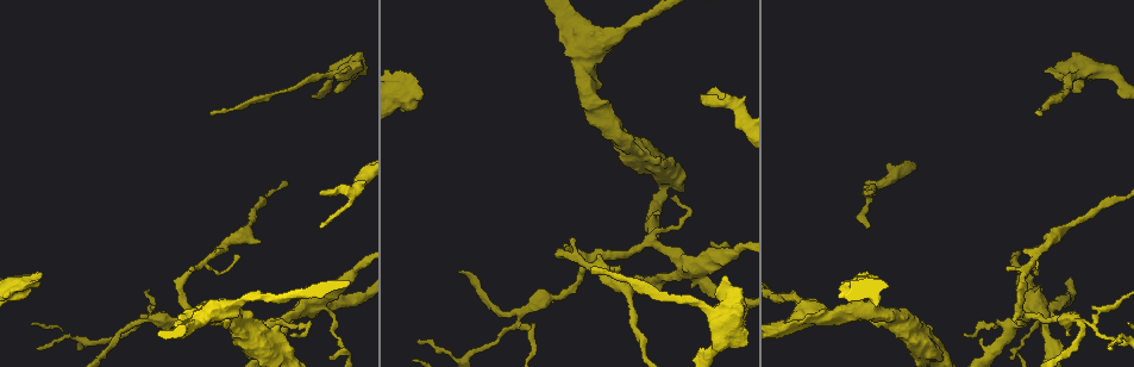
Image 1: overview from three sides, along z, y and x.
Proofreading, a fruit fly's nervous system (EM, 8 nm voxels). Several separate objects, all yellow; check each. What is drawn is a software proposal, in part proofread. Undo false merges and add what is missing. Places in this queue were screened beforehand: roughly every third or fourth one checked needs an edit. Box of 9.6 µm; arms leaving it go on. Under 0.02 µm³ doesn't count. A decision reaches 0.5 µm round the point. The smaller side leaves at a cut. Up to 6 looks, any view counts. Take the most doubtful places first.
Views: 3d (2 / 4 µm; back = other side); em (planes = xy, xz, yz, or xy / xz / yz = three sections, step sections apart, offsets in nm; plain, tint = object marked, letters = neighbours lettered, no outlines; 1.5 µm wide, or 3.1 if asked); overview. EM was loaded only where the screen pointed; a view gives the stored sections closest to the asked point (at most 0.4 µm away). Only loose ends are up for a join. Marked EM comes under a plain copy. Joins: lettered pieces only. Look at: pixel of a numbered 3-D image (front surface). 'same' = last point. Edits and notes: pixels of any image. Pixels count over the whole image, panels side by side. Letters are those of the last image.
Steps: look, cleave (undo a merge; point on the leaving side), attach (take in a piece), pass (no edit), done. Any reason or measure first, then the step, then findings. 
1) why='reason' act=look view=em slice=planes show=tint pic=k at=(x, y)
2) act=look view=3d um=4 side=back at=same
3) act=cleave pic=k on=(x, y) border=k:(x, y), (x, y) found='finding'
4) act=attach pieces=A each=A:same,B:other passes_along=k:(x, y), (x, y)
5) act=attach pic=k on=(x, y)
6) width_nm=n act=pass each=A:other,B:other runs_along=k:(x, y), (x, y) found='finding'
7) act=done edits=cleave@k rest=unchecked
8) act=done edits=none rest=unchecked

act=look view=3d um=2 pic=1 at=(417, 82)

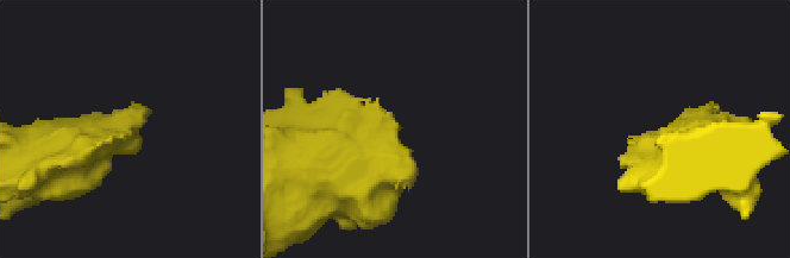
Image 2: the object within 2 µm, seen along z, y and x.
why='need the tissue' act=look view=em slice=planes show=letters pic=2 at=(652, 131)

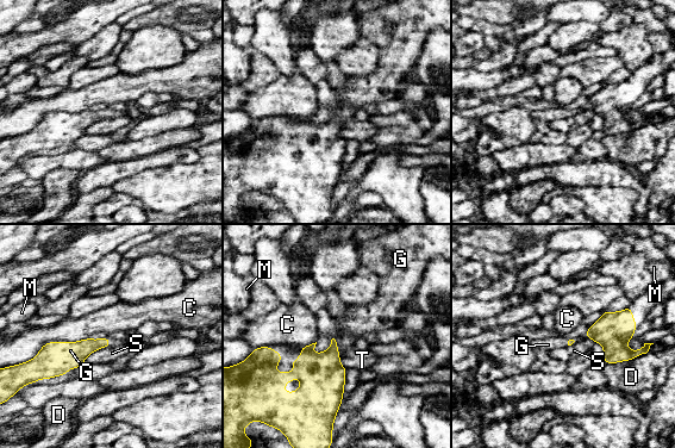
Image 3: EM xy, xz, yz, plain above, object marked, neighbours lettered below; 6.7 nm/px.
longest_contact=D:300nm act=attach pic=3 on=(355, 321) each=C:other,D:other,G:same,M:other,S:other,T:other passes_along=3:(322, 375), (336, 343), (355, 321) found='the cell continues'

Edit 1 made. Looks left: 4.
why='thick turns thin' act=look view=3d um=4 pic=1 at=(1035, 301)

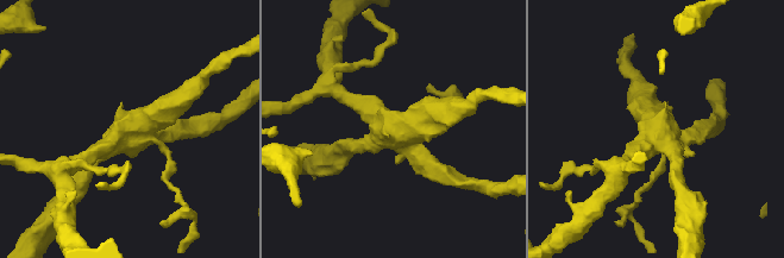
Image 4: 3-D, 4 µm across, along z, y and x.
why='need the tissue' act=look view=em slice=yz step=4 show=tint pic=4 at=(660, 123)

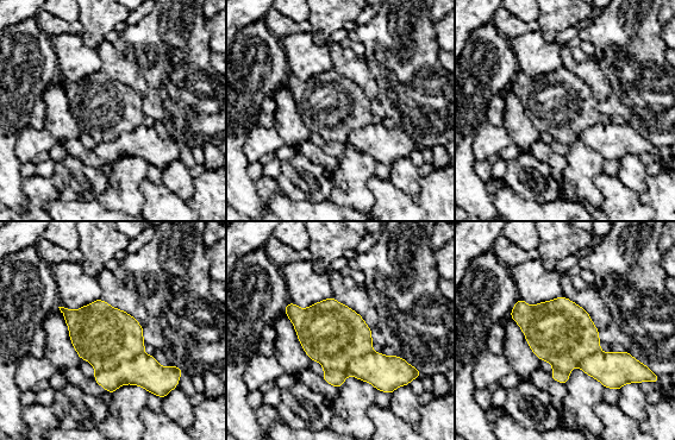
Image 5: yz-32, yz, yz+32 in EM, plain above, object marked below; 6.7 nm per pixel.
why='another direction' act=look view=em slice=planes show=letters at=same

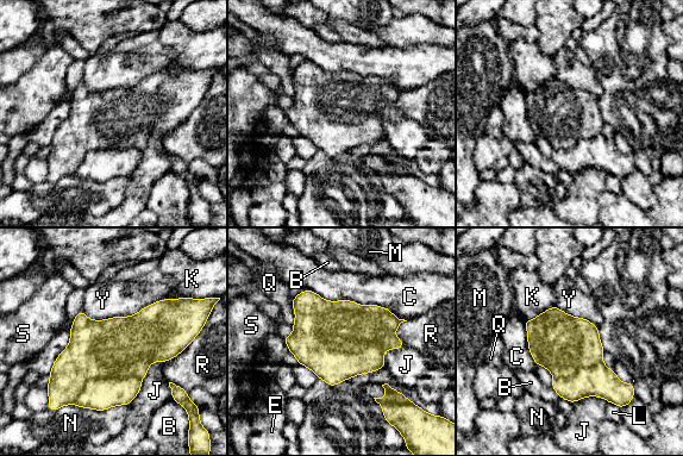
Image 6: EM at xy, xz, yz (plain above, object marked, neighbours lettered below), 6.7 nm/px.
longest_contact=C:700nm act=cleave pic=6 on=(117, 347) each=B:other,C:other,E:other,J:other,K:other,L:other,M:other,N:other,Q:other,R:other,S:other,Y:other border=6:(142, 378), (92, 378), (74, 403) found='two cells meet here'

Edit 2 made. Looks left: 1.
act=done edits=attach@3,cleave@6 rest=unchecked

